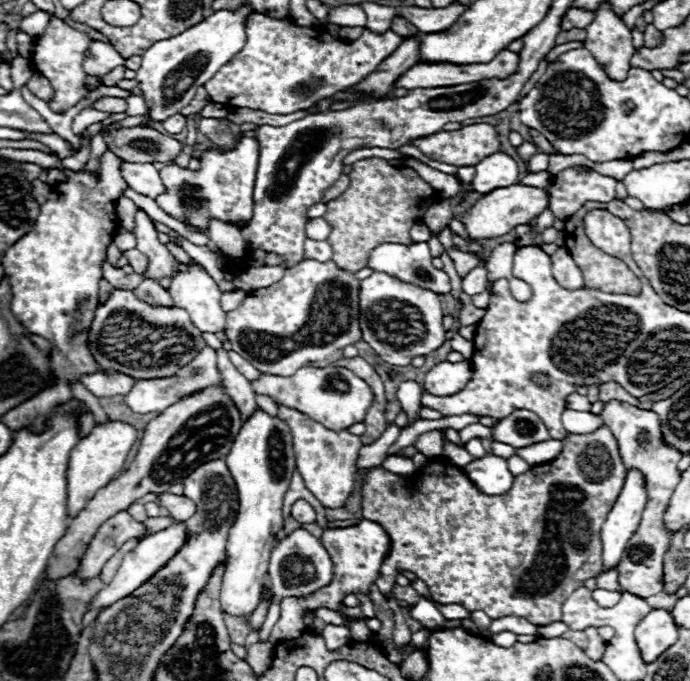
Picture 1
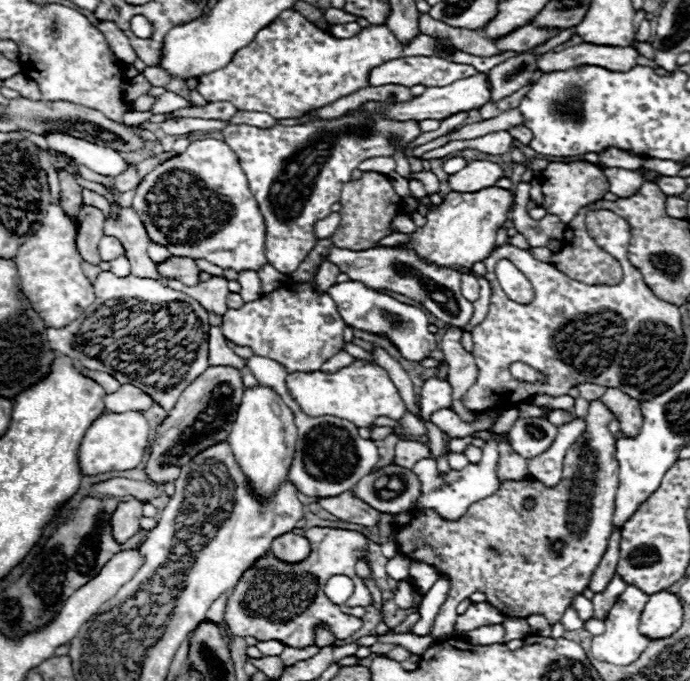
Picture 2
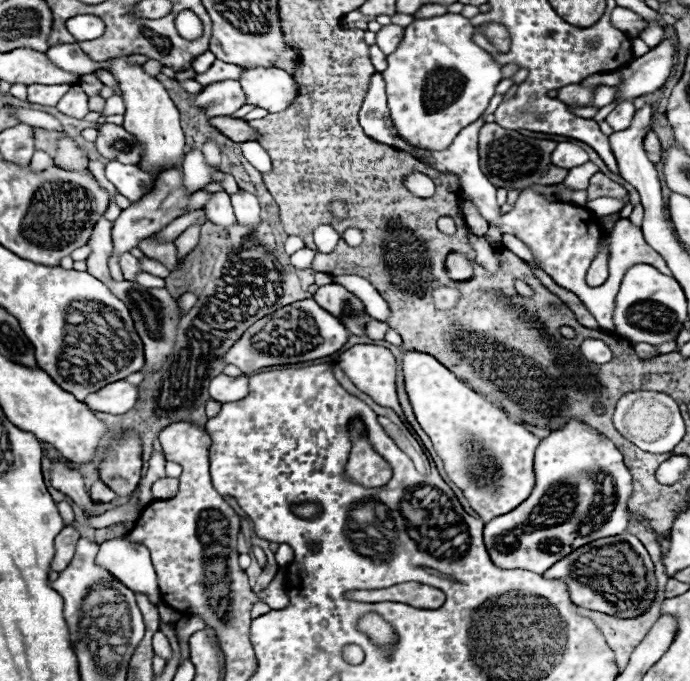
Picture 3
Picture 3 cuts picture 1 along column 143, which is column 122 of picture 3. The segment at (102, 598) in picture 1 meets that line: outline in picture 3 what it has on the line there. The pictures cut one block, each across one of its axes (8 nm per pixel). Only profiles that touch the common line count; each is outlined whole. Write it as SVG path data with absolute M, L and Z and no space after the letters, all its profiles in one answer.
M126 538L106 540L100 544L96 564L108 570L126 588L132 588L132 592L148 596L152 604L158 606L162 602L150 554L142 544L130 542Z

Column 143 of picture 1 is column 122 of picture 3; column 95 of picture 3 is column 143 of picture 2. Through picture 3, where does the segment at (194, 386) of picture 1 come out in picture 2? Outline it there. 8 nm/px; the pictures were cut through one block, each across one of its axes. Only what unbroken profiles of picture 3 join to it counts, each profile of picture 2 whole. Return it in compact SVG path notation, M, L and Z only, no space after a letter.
M122 384L114 394L106 394L106 410L108 412L128 412L128 410L148 410L154 406L150 402L150 396L146 396L142 390L132 388L132 384Z

